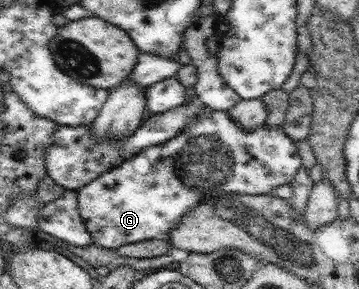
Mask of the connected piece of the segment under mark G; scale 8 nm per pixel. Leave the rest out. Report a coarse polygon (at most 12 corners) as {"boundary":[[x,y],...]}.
{"boundary":[[206,108],[78,189],[92,244],[167,239],[204,198],[271,196],[280,128]]}

